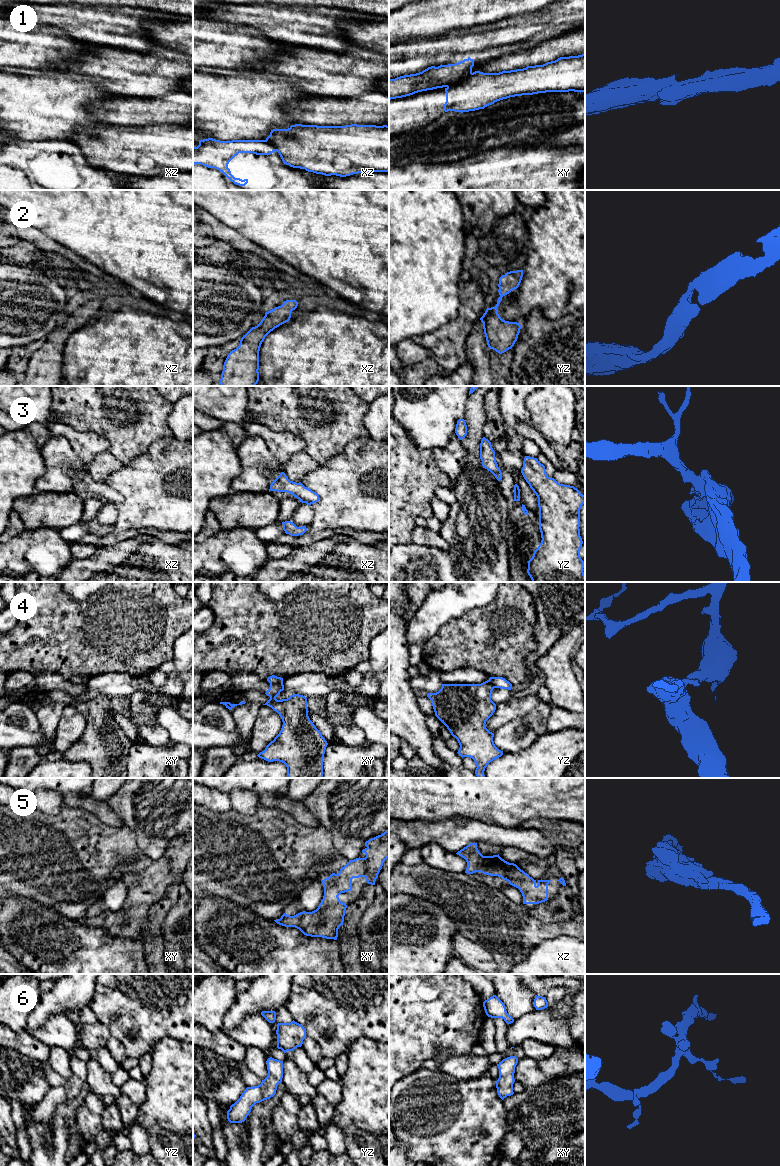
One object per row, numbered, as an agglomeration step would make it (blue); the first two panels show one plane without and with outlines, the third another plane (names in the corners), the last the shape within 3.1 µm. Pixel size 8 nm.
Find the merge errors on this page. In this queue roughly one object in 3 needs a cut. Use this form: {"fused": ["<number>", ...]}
{"fused": ["1", "4"]}

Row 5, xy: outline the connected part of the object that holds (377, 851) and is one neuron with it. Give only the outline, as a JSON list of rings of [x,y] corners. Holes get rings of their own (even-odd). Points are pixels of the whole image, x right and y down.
[[[389,829],[366,841],[365,846],[362,850],[365,858],[349,860],[338,874],[332,873],[322,880],[324,896],[316,910],[294,916],[284,913],[274,921],[285,927],[295,927],[306,936],[337,940],[347,908],[338,896],[352,890],[353,878],[365,877],[368,884],[375,885],[383,863],[389,857]]]

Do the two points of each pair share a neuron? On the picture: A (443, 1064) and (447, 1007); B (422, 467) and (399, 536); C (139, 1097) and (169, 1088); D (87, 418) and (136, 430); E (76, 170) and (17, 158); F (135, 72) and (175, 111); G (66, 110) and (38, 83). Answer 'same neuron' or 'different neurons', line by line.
A: different neurons
B: same neuron
C: different neurons
D: same neuron
E: same neuron
F: different neurons
G: same neuron

